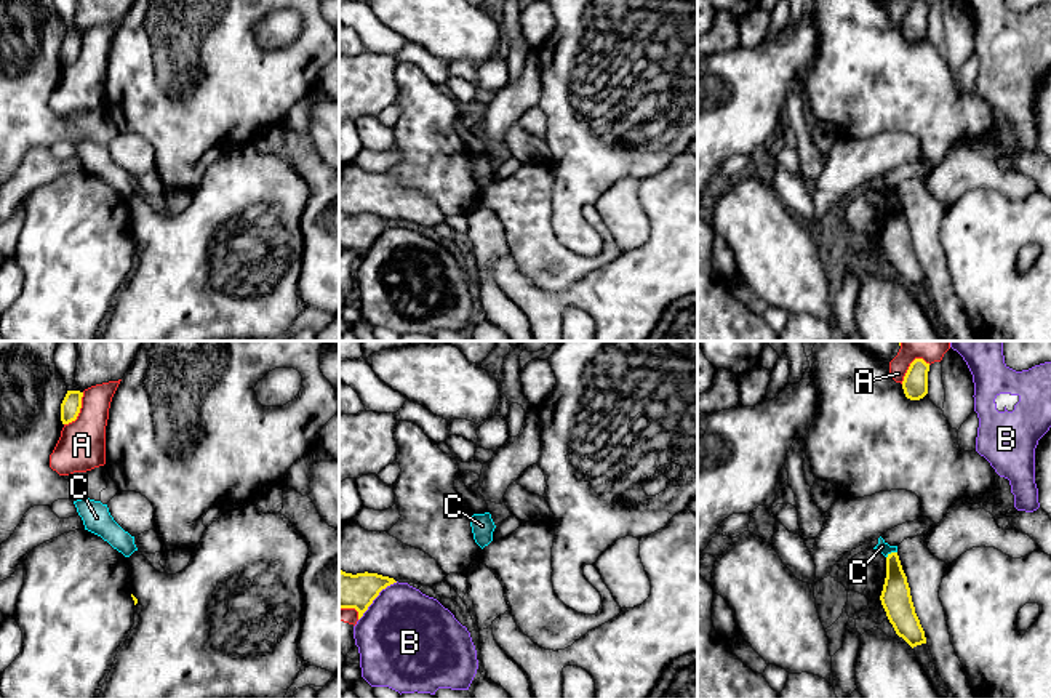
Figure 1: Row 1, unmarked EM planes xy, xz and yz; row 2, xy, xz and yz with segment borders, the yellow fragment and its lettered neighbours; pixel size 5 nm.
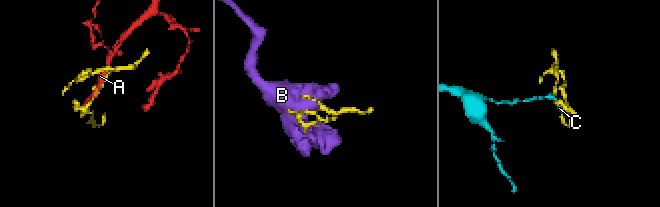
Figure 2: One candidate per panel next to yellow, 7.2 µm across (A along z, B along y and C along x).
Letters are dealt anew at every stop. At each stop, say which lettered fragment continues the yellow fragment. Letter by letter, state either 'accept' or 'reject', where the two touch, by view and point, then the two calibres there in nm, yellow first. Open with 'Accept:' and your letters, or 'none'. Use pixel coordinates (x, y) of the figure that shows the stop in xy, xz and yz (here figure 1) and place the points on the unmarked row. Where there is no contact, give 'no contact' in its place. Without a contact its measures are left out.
Accept: none
A: reject | xy (79, 53) | 100/240 nm
B: reject | xz (376, 237) | 190/460 nm
C: reject | yz (891, 194) | 150/60 nm

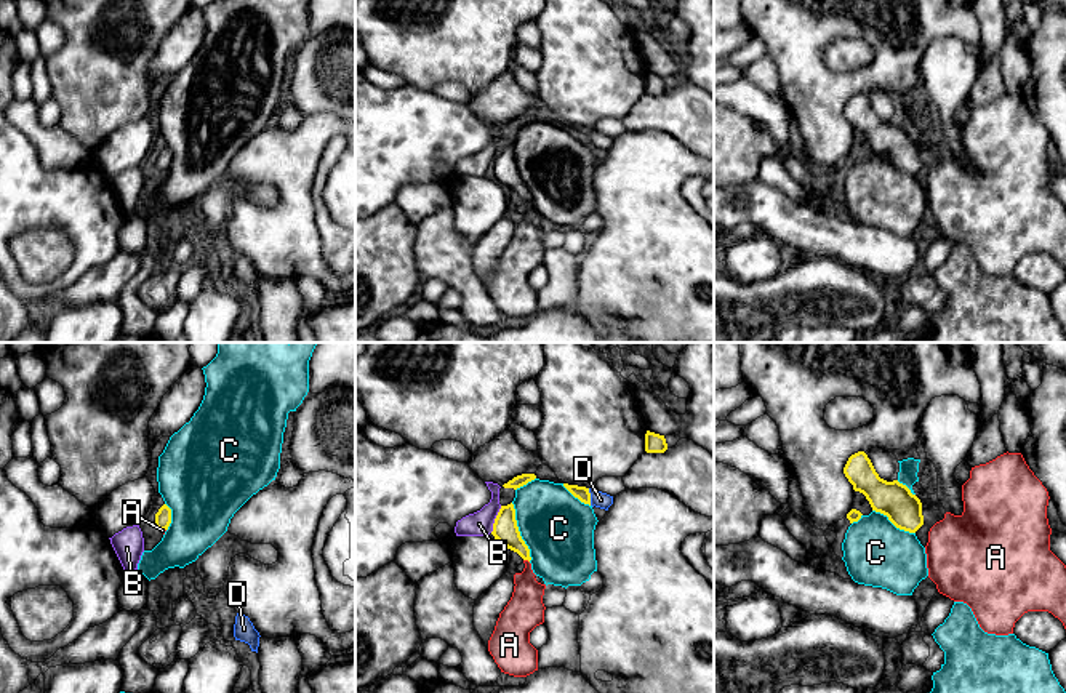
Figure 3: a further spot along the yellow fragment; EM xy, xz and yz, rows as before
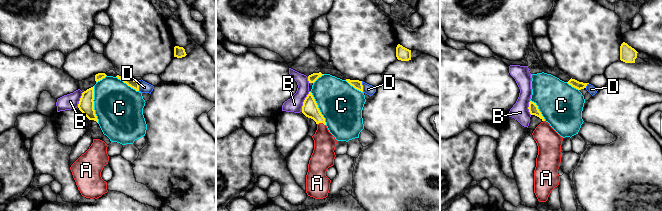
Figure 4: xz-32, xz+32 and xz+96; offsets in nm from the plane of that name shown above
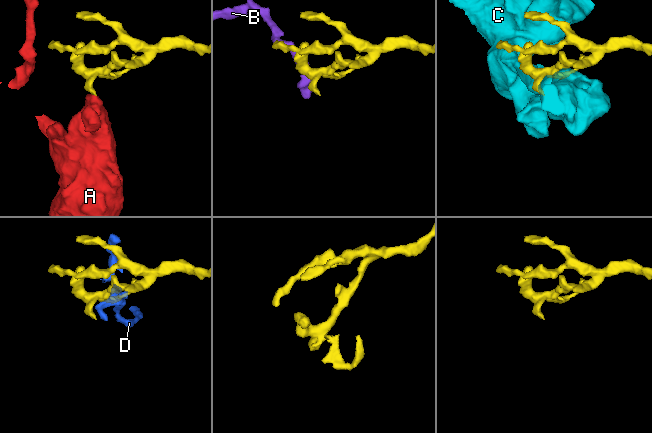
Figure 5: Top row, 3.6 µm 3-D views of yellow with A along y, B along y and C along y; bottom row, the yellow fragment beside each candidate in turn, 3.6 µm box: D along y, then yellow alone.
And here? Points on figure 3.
Accept: A
A: accept | xz (527, 200) | 130/190 nm
B: reject | xz (495, 160) | 130/130 nm
C: reject | xz (519, 173) | 130/360 nm
D: reject | xz (589, 138) | 70/80 nm

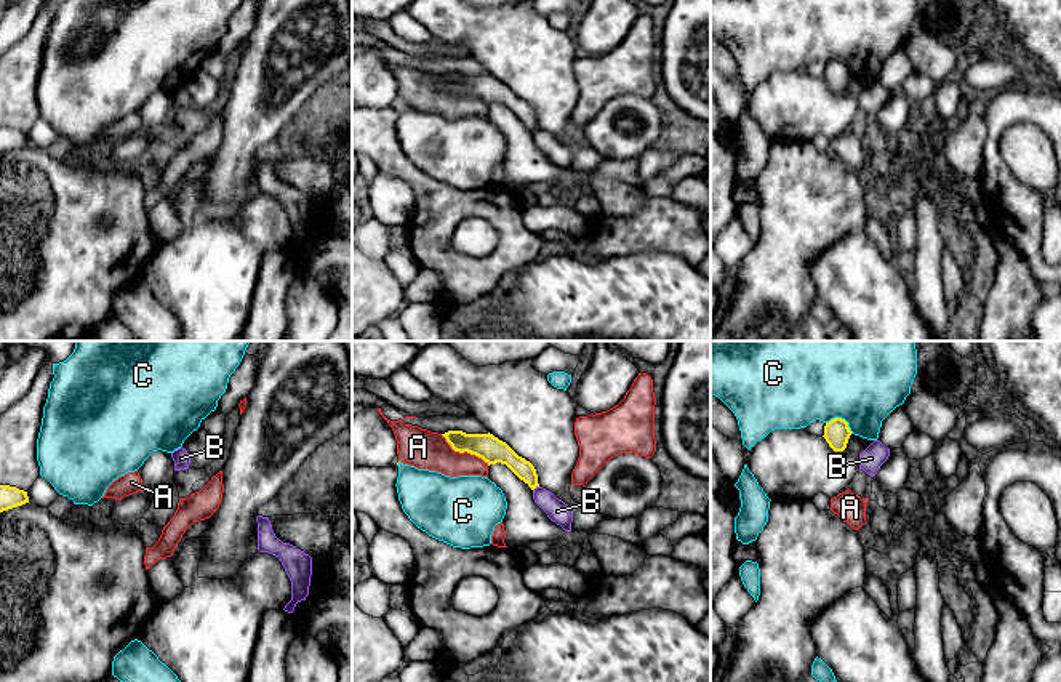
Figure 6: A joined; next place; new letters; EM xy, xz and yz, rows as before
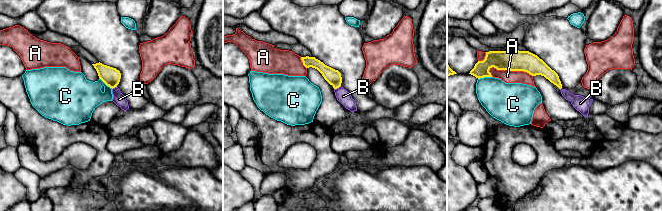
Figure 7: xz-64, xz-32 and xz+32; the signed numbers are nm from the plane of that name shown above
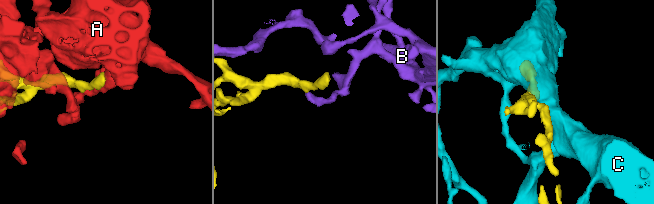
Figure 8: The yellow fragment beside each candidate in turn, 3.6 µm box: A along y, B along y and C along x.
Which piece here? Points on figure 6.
Accept: none
A: reject | xz (464, 92) | 140/190 nm
B: reject | xz (535, 128) | 110/110 nm
C: reject | yz (840, 60) | 130/340 nm

